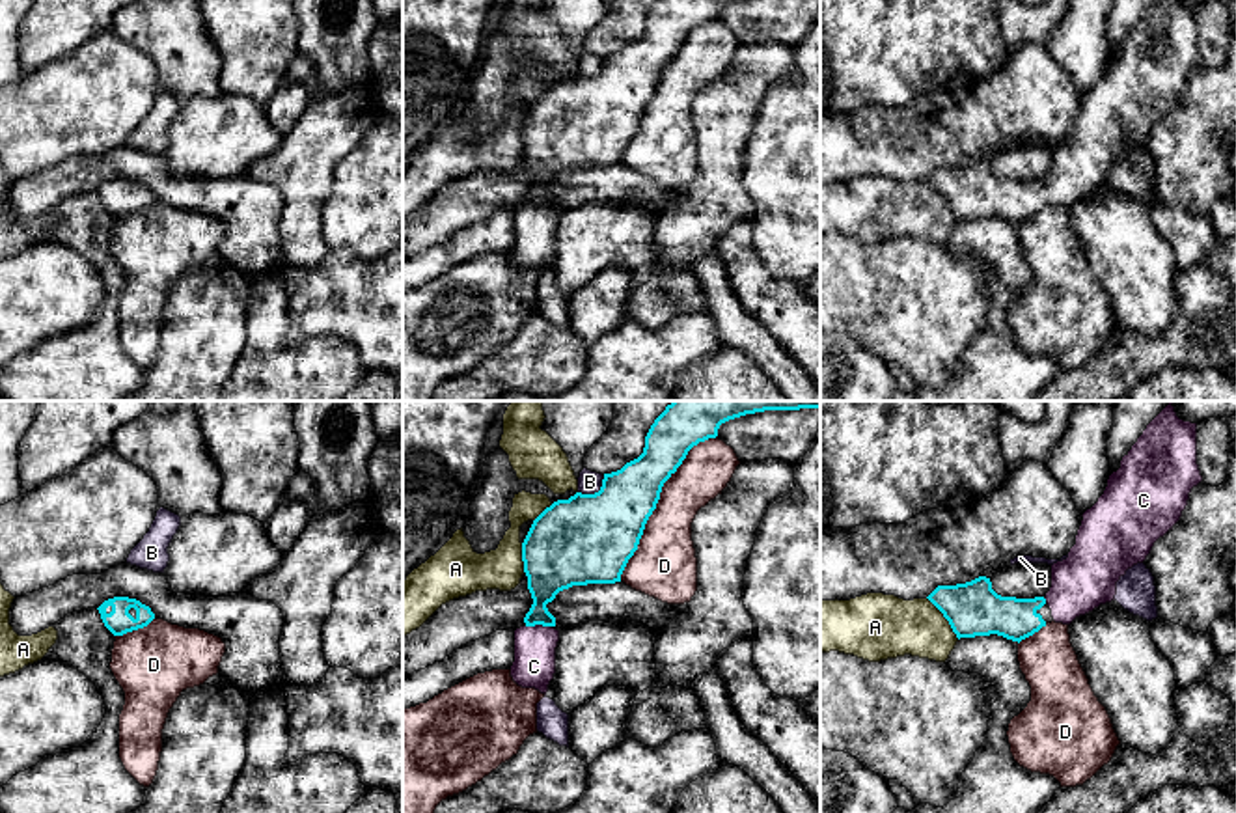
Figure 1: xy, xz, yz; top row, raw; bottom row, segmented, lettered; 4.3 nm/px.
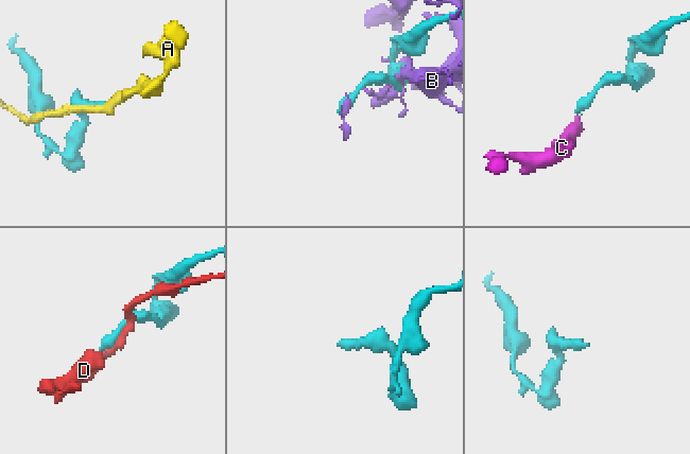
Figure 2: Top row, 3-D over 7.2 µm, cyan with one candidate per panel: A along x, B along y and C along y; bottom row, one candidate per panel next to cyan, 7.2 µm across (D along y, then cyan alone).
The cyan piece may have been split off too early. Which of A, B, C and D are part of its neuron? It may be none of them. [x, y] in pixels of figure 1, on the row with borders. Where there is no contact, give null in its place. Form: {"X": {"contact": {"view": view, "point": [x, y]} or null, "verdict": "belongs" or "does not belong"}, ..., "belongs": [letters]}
{"A": {"contact": {"view": "yz", "point": [944, 616]}, "verdict": "does not belong"}, "B": {"contact": {"view": "xz", "point": [595, 493]}, "verdict": "does not belong"}, "C": {"contact": {"view": "xz", "point": [537, 623]}, "verdict": "belongs"}, "D": {"contact": {"view": "xz", "point": [657, 502]}, "verdict": "does not belong"}, "belongs": ["C"]}

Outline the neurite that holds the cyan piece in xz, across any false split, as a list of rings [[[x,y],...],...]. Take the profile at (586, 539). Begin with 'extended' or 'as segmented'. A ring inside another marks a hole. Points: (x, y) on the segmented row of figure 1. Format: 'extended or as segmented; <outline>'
extended; [[[673,401],[654,420],[643,453],[621,470],[604,474],[602,487],[595,494],[576,492],[569,500],[557,500],[531,524],[522,543],[524,572],[533,604],[524,617],[524,627],[515,630],[513,681],[522,688],[535,688],[546,696],[556,673],[556,647],[559,630],[546,604],[572,586],[615,584],[628,559],[638,550],[645,524],[664,483],[677,472],[688,451],[708,438],[718,436],[721,423],[764,410],[820,408],[820,401]]]

